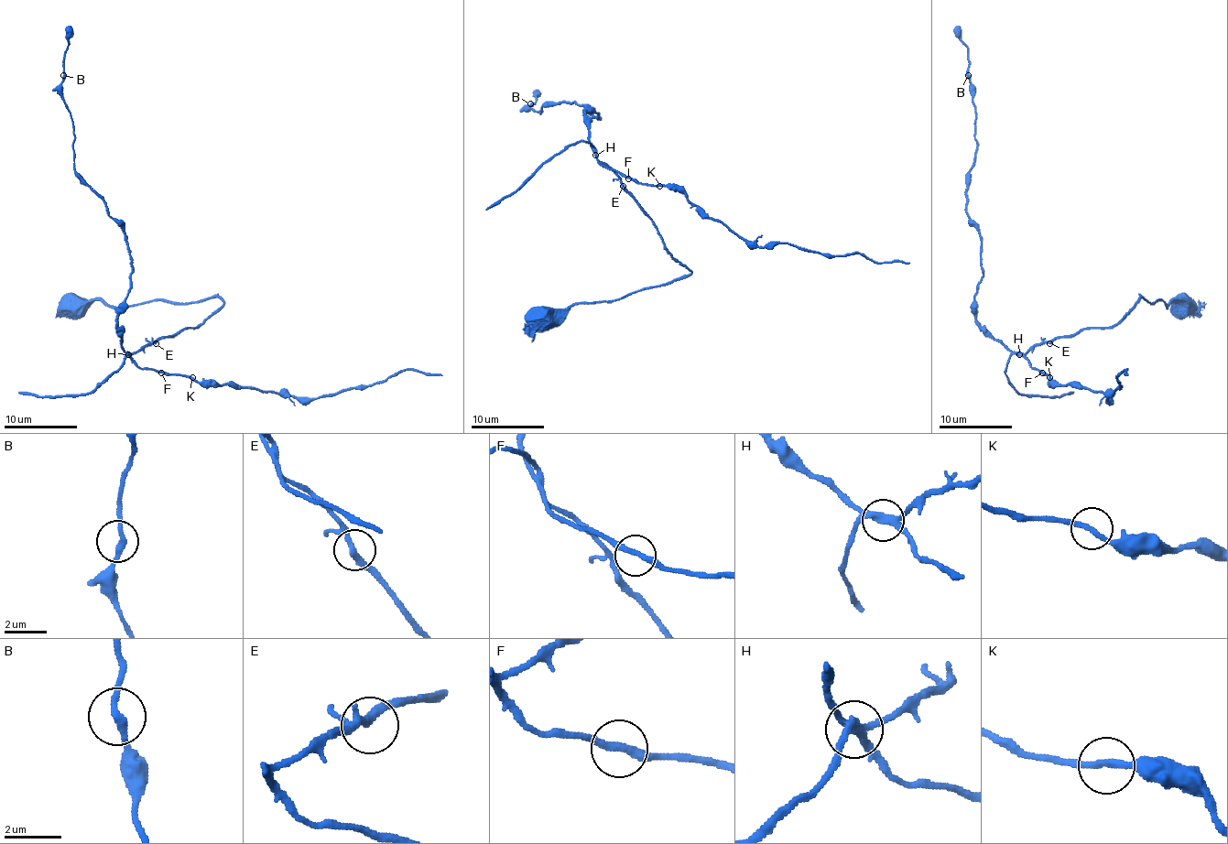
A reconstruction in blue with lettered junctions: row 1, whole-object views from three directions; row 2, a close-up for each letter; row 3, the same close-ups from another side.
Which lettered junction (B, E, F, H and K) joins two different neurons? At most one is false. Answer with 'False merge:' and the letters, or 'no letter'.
False merge: H

